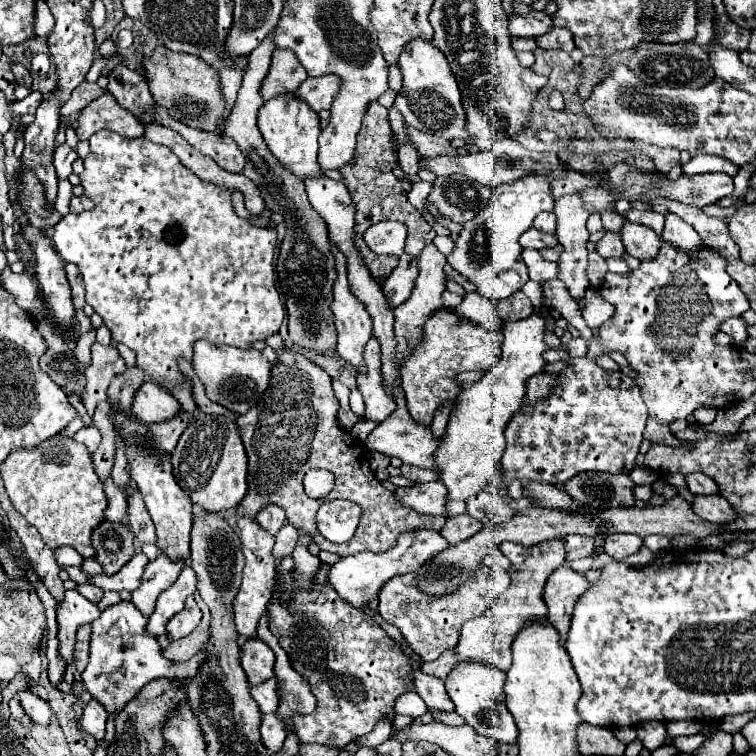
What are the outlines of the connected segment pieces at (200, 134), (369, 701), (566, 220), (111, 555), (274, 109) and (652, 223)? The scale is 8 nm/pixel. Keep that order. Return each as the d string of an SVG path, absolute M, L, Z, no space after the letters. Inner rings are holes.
M153 104L153 116L157 116L157 124L179 132L193 148L211 156L223 170L237 172L237 174L243 170L243 166L245 166L243 152L237 148L237 142L229 140L229 136L225 136L223 132L193 130L193 128L181 124L179 120L173 120L165 112L165 108L161 108L159 104Z
M323 564L315 576L315 584L301 592L293 584L293 574L285 574L283 596L281 600L269 606L269 630L279 640L281 648L287 652L291 666L307 678L309 688L317 698L317 708L311 714L295 714L295 734L303 744L325 744L331 748L345 748L349 742L355 742L357 738L369 734L381 718L395 716L395 698L407 690L413 690L413 678L409 658L397 652L393 640L381 630L381 626L365 612L357 612L357 608L345 604L337 596L337 592L333 592L333 588L323 586L327 568L329 566Z
M567 194L555 200L555 208L553 208L555 216L557 216L557 240L559 244L565 248L565 252L559 258L559 278L565 282L569 294L573 298L581 298L589 286L589 280L585 276L585 268L587 268L587 240L589 240L589 232L587 232L587 218L589 212L585 210L585 202L581 200L581 194Z
M101 522L93 530L95 558L107 576L117 574L133 558L133 532L121 522Z
M281 94L277 98L265 100L259 110L259 130L269 146L269 150L299 178L321 176L321 168L317 164L317 138L321 132L319 116L297 96ZM295 164L295 166L293 166ZM303 164L303 166L301 166Z
M631 208L631 210L623 212L621 216L623 216L625 220L629 220L629 222L637 222L637 224L643 224L643 226L653 228L659 236L661 236L661 232L663 232L663 222L665 222L665 218L663 218L663 214L657 214L657 212L653 212L653 210L635 210L635 208Z

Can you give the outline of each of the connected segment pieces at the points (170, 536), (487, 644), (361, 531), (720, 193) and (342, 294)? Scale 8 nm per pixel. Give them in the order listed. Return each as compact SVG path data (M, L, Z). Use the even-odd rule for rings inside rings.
M115 416L115 426L125 434L125 440L129 442L127 454L129 454L129 472L133 482L137 484L139 492L143 494L143 500L147 504L147 510L151 514L151 520L157 530L157 548L165 552L171 560L187 560L191 550L189 550L189 532L191 532L191 522L193 522L193 512L191 512L191 498L179 488L171 474L171 458L169 456L159 456L145 448L135 436L145 434L145 424L137 422L135 418L129 416Z
M549 540L529 548L529 558L523 564L513 566L513 570L509 572L511 574L509 590L501 594L481 616L467 620L463 624L459 644L455 648L457 664L477 660L493 664L495 668L507 672L511 666L511 646L521 628L525 628L529 622L543 620L547 616L547 608L543 602L543 586L547 578L563 564L563 560L565 560L563 540Z
M283 350L277 352L277 356L279 364L271 368L271 388L263 394L261 402L255 408L251 408L243 416L237 416L235 420L249 458L249 488L245 498L237 506L237 514L255 520L257 512L261 512L265 506L281 506L287 514L289 524L293 524L301 532L307 532L321 550L329 550L337 556L359 554L365 550L375 554L387 552L389 548L393 548L393 544L397 544L397 536L407 530L433 528L435 532L441 532L447 516L425 516L415 510L403 508L393 498L393 492L383 488L375 478L369 468L367 448L337 422L339 402L333 394L329 374L301 354ZM311 468L327 468L337 478L335 490L321 500L311 500L303 490L303 476ZM335 498L349 498L363 508L355 536L343 544L327 542L325 538L321 538L315 526L315 514L323 500Z
M723 172L697 174L697 176L679 176L677 180L667 180L661 186L661 194L695 206L713 204L733 192L733 178Z
M331 246L333 250L333 256L335 256L335 262L337 262L337 280L335 280L335 286L333 286L333 302L331 302L331 312L335 316L335 328L337 328L337 334L339 334L339 340L337 340L337 352L339 356L351 364L359 374L365 374L367 368L365 368L365 360L363 360L363 350L365 350L365 344L369 342L371 338L371 318L369 314L365 312L365 306L351 294L349 290L349 282L347 282L347 262L345 262L345 256L335 248Z

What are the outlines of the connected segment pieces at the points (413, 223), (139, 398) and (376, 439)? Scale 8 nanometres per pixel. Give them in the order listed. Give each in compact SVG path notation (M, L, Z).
M373 102L373 104L369 104L369 108L363 116L363 122L361 122L361 130L359 130L359 136L357 136L355 158L353 158L349 168L341 170L341 174L345 178L345 186L349 188L353 204L357 208L355 242L361 248L359 252L365 256L365 262L367 262L373 278L389 276L391 270L397 266L399 256L379 256L379 254L371 252L369 246L365 244L365 240L363 240L363 232L369 226L377 224L379 220L399 220L399 222L403 222L409 230L407 242L405 242L405 252L413 254L413 256L417 256L425 248L425 244L429 244L435 237L435 232L427 224L427 220L407 202L411 182L403 182L401 178L397 178L393 174L395 166L399 166L399 164L397 164L397 154L395 154L393 144L391 144L391 126L389 126L389 120L387 120L387 108Z
M145 382L135 392L131 413L140 421L150 424L177 416L179 408L181 406L171 392L159 388L155 382Z
M397 388L395 392L395 400L397 400L397 410L383 422L377 424L377 428L369 434L369 438L365 440L365 444L375 450L375 452L381 452L381 454L387 454L387 456L397 456L401 458L405 464L413 464L413 466L421 466L421 468L429 468L429 470L435 470L435 462L433 462L433 454L439 446L439 440L433 440L431 436L431 430L427 426L421 426L417 422L413 422L413 418L409 416L407 412L407 406L405 406L405 396L401 392L401 388Z

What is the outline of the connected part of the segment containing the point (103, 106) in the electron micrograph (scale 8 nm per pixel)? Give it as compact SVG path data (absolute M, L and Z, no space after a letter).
M105 92L101 98L93 100L81 110L75 134L79 140L89 140L99 130L113 130L125 138L143 136L141 120L129 116L129 112L125 112L125 108L121 108L109 92Z

